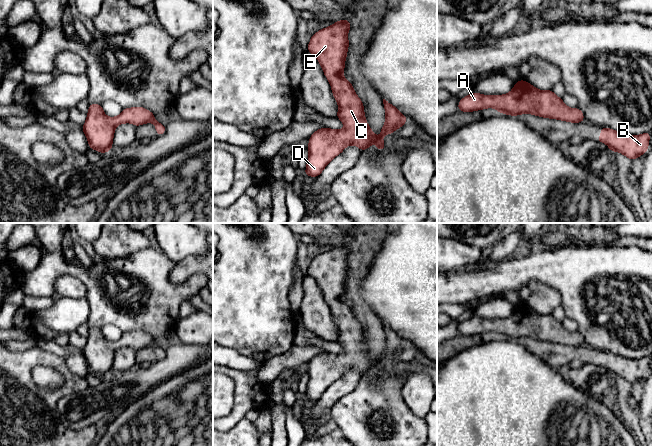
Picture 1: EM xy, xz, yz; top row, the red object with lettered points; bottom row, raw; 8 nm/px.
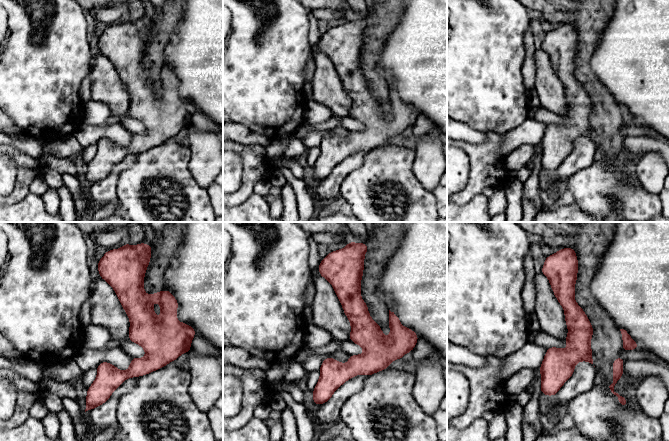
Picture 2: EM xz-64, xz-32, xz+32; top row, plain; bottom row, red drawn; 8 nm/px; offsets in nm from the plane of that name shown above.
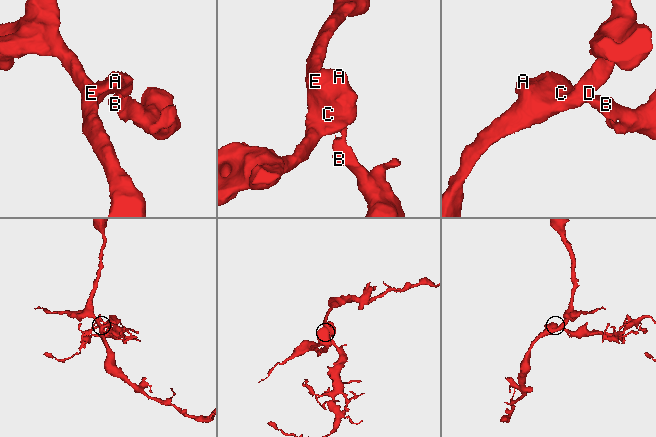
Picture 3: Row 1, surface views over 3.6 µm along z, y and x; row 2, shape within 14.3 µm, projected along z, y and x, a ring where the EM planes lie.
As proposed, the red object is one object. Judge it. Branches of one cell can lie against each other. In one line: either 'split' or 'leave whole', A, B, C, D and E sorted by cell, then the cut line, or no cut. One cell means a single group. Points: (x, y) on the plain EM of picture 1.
split; A C D E / B; cut in xz along (379, 361), (375, 366)

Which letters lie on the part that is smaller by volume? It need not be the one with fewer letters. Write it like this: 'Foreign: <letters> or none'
Foreign: B

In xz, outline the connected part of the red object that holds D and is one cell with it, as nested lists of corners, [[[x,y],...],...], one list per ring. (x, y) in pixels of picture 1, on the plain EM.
[[[348,243],[335,246],[329,251],[320,253],[311,260],[307,275],[312,277],[318,284],[325,301],[328,303],[333,320],[338,327],[337,342],[345,349],[344,353],[320,352],[316,354],[309,363],[305,400],[318,401],[329,386],[349,369],[355,369],[359,373],[367,374],[379,362],[373,356],[364,338],[364,329],[355,317],[351,306],[343,299],[345,293],[345,283],[349,272],[348,255],[351,249]]]

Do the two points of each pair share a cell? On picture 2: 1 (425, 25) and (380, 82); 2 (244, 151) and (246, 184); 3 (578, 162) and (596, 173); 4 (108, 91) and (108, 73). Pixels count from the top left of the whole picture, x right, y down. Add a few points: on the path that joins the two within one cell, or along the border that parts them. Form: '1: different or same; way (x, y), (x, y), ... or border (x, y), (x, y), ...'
1: different; border (380, 54), (376, 61), (374, 72), (386, 80)
2: same; way (248, 159), (248, 176)
3: different; border (598, 152), (588, 165), (577, 170), (566, 180)
4: same; way (108, 87), (108, 77)

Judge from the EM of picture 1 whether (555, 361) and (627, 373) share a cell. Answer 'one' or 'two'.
one

